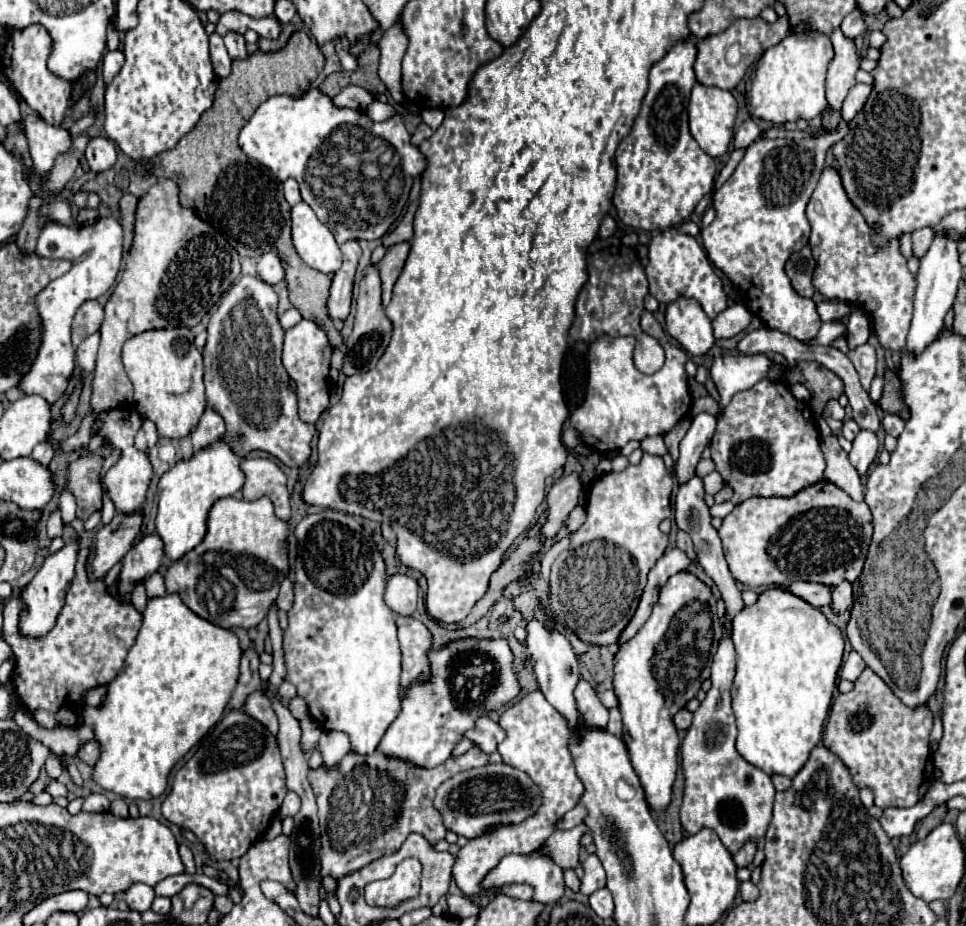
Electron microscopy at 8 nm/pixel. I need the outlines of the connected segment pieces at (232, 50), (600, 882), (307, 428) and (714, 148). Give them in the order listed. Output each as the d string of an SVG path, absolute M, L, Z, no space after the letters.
M229 32L225 36L225 46L229 50L229 56L231 58L245 58L247 56L247 50L245 50L245 38L237 32Z
M589 854L589 858L583 862L583 880L581 880L581 894L589 896L595 890L605 886L605 870L595 854Z
M241 276L221 296L219 306L211 314L207 332L209 338L203 350L207 404L225 418L225 436L233 436L233 448L237 448L241 456L249 454L251 450L265 450L287 466L301 466L303 462L307 462L307 458L311 456L311 440L315 434L315 426L299 420L297 396L291 390L289 376L281 364L283 330L277 320L277 294L273 286L259 276Z
M695 84L689 97L689 129L697 144L713 158L719 158L727 152L729 142L733 138L733 124L737 116L737 100L729 90L721 90L717 86Z

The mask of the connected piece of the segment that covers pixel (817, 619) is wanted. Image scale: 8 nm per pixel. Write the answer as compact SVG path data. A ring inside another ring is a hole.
M777 586L763 590L753 606L745 606L735 614L731 640L737 652L737 672L731 686L733 712L739 728L737 752L769 776L785 774L793 778L809 758L809 752L821 742L837 672L842 665L843 632L819 608L789 592L787 586Z

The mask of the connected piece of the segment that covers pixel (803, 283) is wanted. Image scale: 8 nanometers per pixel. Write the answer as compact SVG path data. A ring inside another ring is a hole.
M809 246L795 252L785 264L785 272L791 278L793 288L803 298L813 298L813 294L815 294L815 286L813 286L815 266L817 266L817 262L815 262Z

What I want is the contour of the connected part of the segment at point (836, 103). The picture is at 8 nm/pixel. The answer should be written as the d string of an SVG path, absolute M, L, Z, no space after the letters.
M841 30L831 34L831 42L833 42L833 50L835 56L829 64L829 72L827 72L827 102L833 110L841 110L841 104L847 96L847 92L855 86L855 74L859 70L859 54L857 54L857 46L855 40L847 38Z

